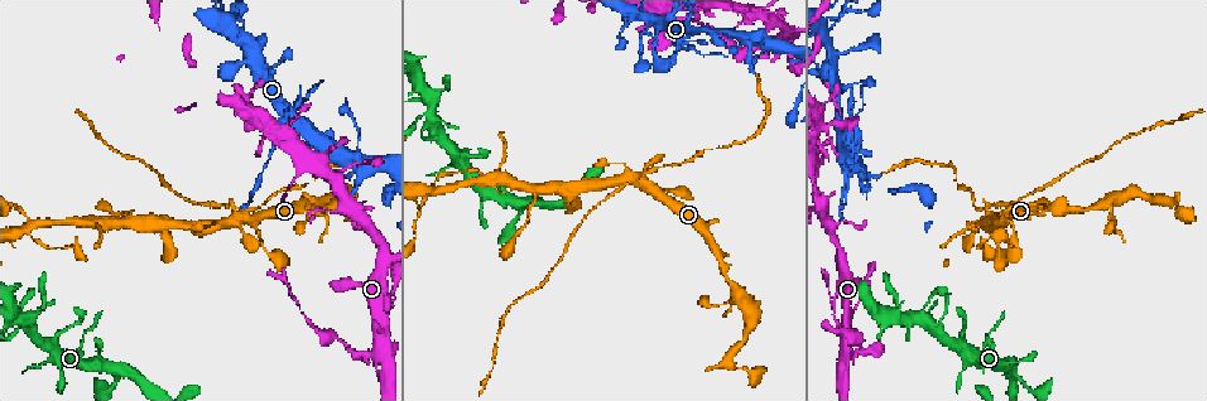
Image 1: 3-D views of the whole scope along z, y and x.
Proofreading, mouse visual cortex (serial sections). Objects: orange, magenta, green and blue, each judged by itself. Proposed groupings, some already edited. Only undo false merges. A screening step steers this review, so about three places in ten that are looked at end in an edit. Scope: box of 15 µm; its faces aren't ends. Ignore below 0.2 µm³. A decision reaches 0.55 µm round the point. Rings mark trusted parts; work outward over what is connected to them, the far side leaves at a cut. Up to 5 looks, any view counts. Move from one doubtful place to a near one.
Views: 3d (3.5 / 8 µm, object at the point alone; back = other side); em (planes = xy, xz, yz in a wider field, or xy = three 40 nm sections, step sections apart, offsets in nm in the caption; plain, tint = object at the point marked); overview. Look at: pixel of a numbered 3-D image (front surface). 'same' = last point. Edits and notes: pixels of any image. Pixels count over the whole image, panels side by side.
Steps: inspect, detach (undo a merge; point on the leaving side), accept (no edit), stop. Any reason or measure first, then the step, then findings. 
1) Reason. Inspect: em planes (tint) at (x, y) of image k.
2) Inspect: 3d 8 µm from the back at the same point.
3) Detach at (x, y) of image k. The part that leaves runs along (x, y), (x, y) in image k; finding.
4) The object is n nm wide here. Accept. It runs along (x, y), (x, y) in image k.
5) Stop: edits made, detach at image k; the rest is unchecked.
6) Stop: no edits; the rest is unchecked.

Sharp bend. Inspect: 3d 3.5 µm at (294, 124) of image 1.

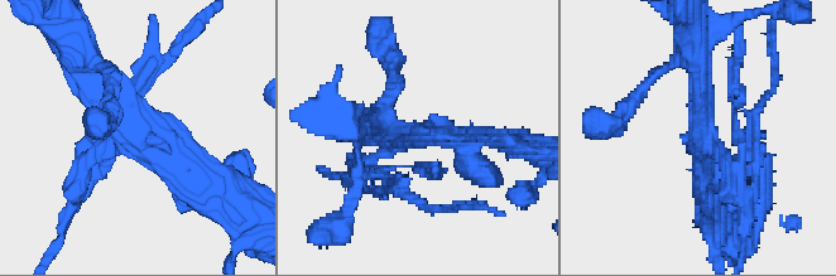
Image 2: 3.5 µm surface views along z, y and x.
Now the EM. Inspect: em xy step 3 (tint) at (409, 134) of image 2.

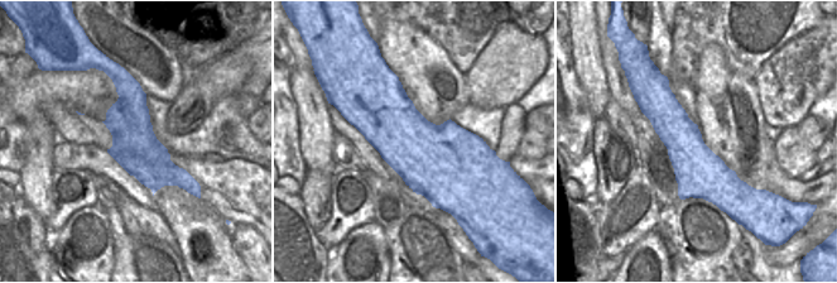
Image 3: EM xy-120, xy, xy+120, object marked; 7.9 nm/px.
Inspect: em xy step 5 (tint) at the same point.

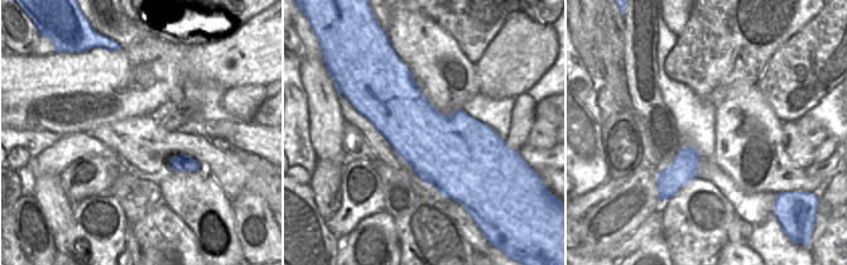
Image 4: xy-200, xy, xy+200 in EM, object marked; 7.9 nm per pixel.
3 arms meet here. Detach at (755, 114) of image 2. The part that leaves runs along (97, 151), (51, 256) in image 2; a second cell is stuck on.

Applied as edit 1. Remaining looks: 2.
A fork. Inspect: 3d 3.5 µm at (236, 215) of image 1.

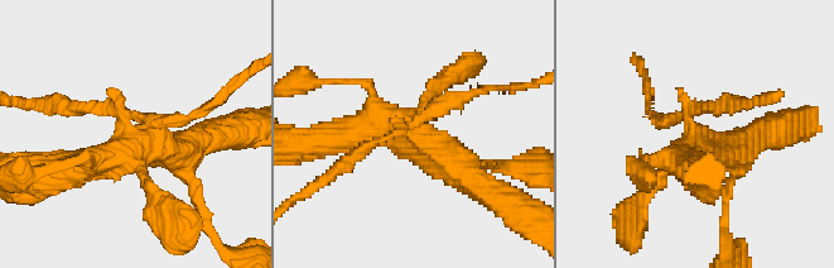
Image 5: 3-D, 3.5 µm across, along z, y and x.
Now the EM. Inspect: em planes (tint) at (414, 133) of image 5.

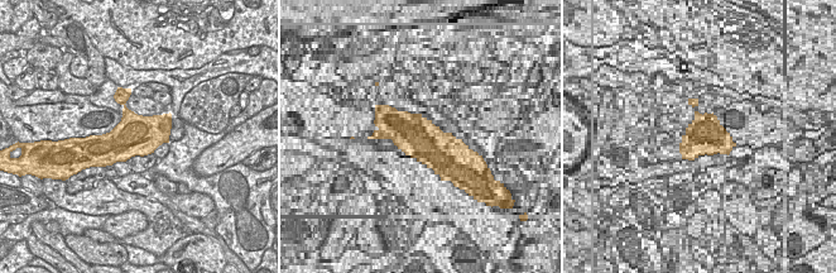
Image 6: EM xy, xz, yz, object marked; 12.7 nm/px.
The object is 500 nm wide here. Detach at (451, 100) of image 5. The part that leaves runs along (395, 132), (369, 144), (307, 190) in image 5; two cells meet here.

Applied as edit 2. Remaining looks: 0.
Stop: edits made, detach at image 2, detach at image 5; the rest is unchecked.

